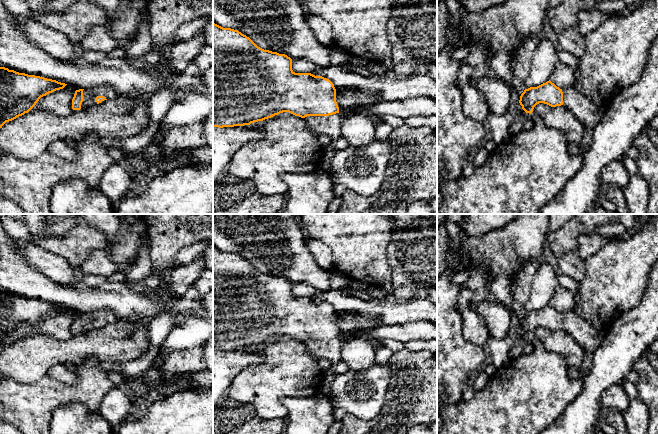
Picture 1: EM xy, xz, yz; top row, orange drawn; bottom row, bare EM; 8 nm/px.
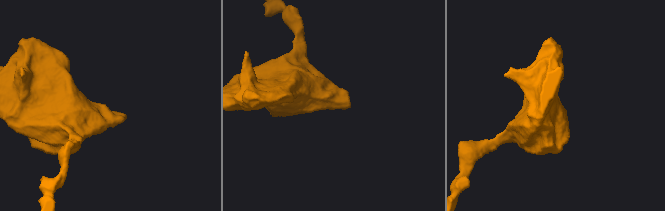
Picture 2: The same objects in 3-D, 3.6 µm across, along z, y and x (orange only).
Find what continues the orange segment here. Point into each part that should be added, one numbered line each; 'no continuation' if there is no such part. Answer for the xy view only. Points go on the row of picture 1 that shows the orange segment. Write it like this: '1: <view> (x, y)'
1: xy (89, 95)

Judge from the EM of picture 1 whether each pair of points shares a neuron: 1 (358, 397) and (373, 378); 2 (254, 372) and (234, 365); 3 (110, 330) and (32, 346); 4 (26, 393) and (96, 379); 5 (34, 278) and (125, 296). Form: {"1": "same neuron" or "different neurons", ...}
{"1": "same neuron", "2": "different neurons", "3": "same neuron", "4": "same neuron", "5": "same neuron"}

